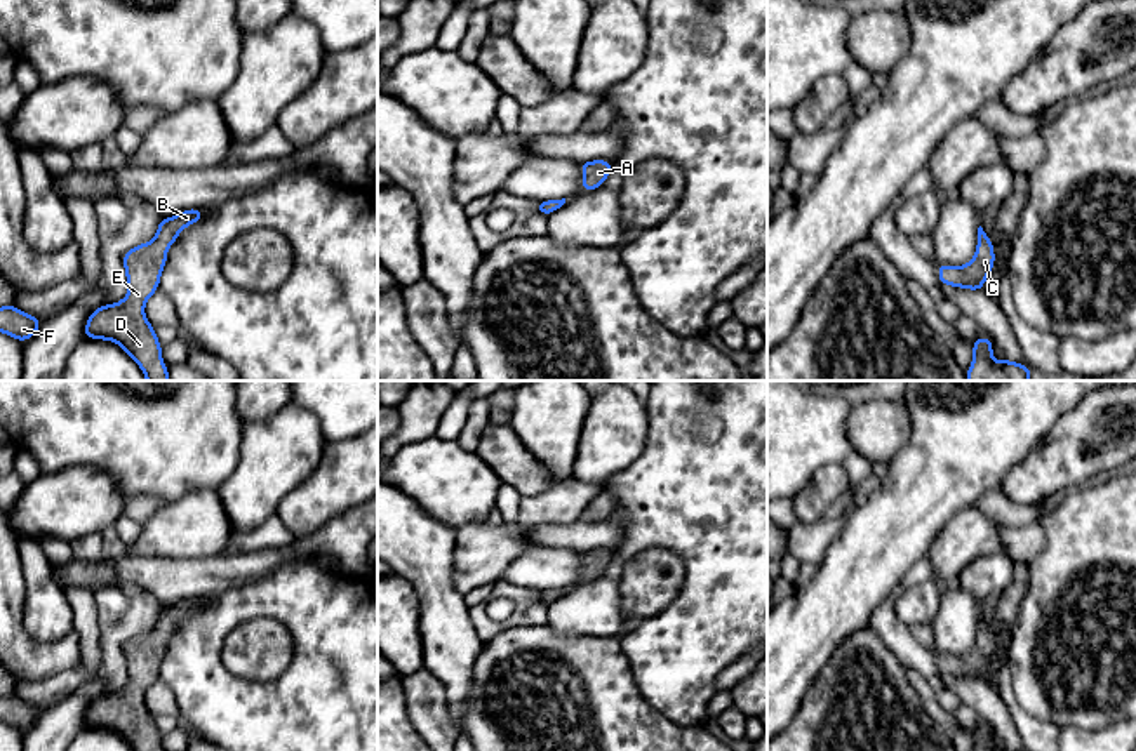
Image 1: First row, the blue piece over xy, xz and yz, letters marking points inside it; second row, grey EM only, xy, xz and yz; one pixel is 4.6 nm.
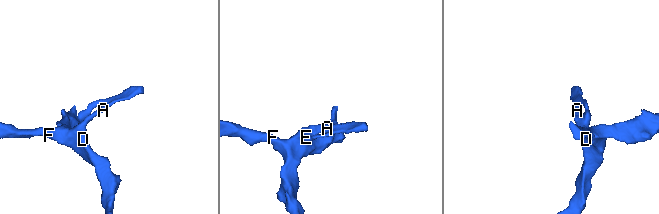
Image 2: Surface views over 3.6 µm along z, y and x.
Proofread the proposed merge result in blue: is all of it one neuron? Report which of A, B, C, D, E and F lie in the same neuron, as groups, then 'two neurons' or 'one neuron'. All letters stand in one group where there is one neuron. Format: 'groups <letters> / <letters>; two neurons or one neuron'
groups A B C D E F; one neuron

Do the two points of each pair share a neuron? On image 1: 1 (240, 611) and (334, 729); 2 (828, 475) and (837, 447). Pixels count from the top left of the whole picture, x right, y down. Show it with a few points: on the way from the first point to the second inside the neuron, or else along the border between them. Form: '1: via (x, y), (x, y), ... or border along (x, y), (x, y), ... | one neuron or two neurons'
1: via (280, 607), (334, 659), (334, 689) | one neuron
2: border along (841, 463), (827, 463), (802, 487) | two neurons

